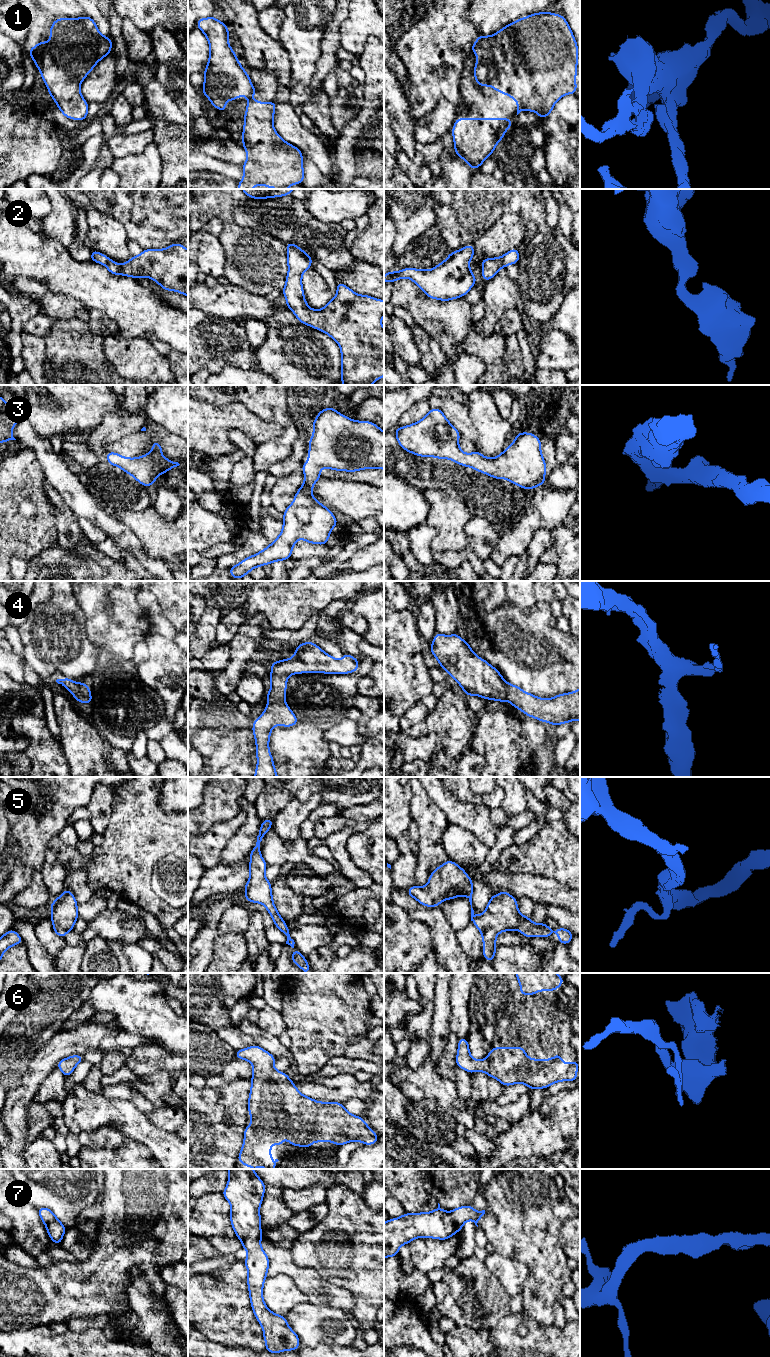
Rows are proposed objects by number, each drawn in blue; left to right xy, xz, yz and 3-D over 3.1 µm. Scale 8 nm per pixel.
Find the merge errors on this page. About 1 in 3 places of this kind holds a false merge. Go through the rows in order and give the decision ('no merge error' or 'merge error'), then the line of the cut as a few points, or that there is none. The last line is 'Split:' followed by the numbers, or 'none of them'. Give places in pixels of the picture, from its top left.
1: no merge error; no cut
2: no merge error; no cut
3: no merge error; no cut
4: no merge error; no cut
5: no merge error; no cut
6: no merge error; no cut
7: no merge error; no cut
Split: none of them

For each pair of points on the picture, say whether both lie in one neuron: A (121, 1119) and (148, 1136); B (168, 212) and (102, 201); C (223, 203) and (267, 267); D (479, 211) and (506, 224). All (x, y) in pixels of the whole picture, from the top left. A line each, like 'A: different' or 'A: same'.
A: same
B: same
C: same
D: different

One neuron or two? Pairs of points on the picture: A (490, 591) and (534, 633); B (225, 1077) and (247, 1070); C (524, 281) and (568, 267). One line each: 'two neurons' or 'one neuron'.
A: two neurons
B: one neuron
C: one neuron

